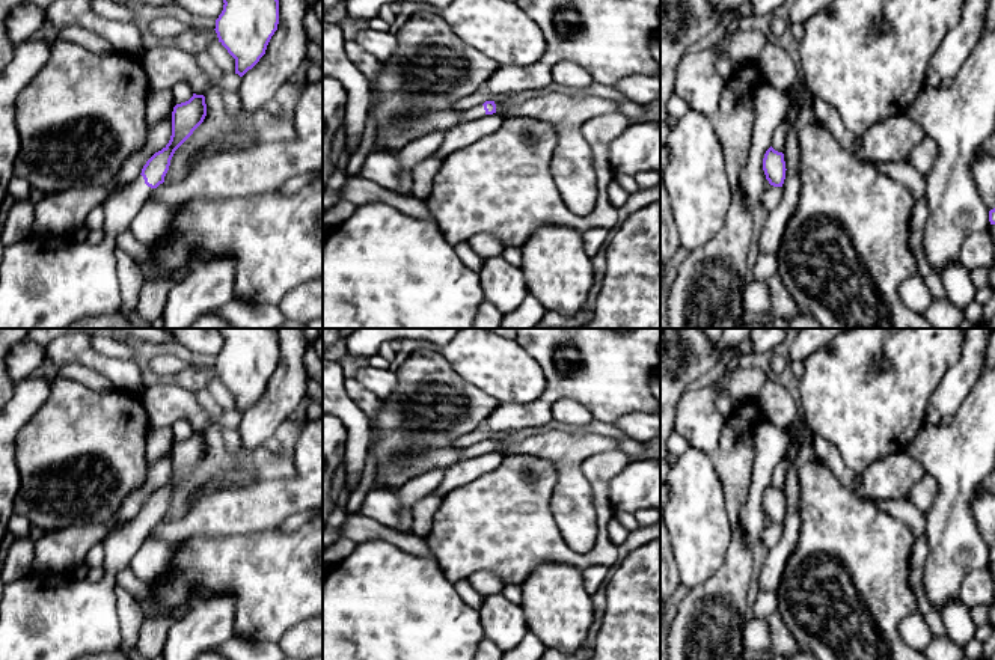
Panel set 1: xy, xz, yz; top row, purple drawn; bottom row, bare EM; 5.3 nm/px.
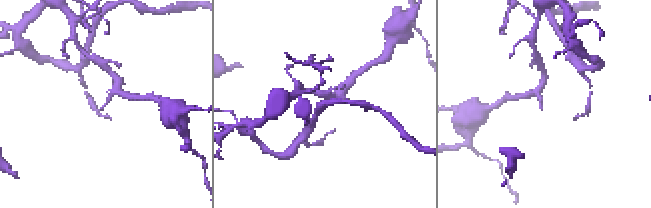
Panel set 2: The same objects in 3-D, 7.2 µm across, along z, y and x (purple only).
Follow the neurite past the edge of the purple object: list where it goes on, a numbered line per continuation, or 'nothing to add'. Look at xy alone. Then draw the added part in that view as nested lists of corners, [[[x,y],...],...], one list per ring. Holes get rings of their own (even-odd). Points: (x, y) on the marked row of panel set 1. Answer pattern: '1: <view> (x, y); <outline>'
1: xy (45, 281); [[[142,175],[104,202],[104,240],[98,244],[78,241],[72,234],[32,234],[5,249],[0,261],[0,328],[69,328],[86,316],[118,312],[122,303],[116,271],[116,237],[130,229],[143,203],[154,193]]]

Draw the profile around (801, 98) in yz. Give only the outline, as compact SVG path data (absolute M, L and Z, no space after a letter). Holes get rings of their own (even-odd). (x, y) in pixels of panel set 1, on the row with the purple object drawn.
M801 77L788 87L790 108L787 121L790 124L784 145L785 179L782 184L782 197L776 208L769 211L766 223L760 234L760 253L776 253L784 237L785 226L798 211L801 178L799 178L799 143L798 128L794 127L799 115L805 108L813 108L814 95L807 89Z

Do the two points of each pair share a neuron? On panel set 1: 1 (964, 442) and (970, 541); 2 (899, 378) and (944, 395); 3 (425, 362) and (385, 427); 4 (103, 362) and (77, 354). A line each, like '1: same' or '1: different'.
1: same
2: different
3: same
4: same

